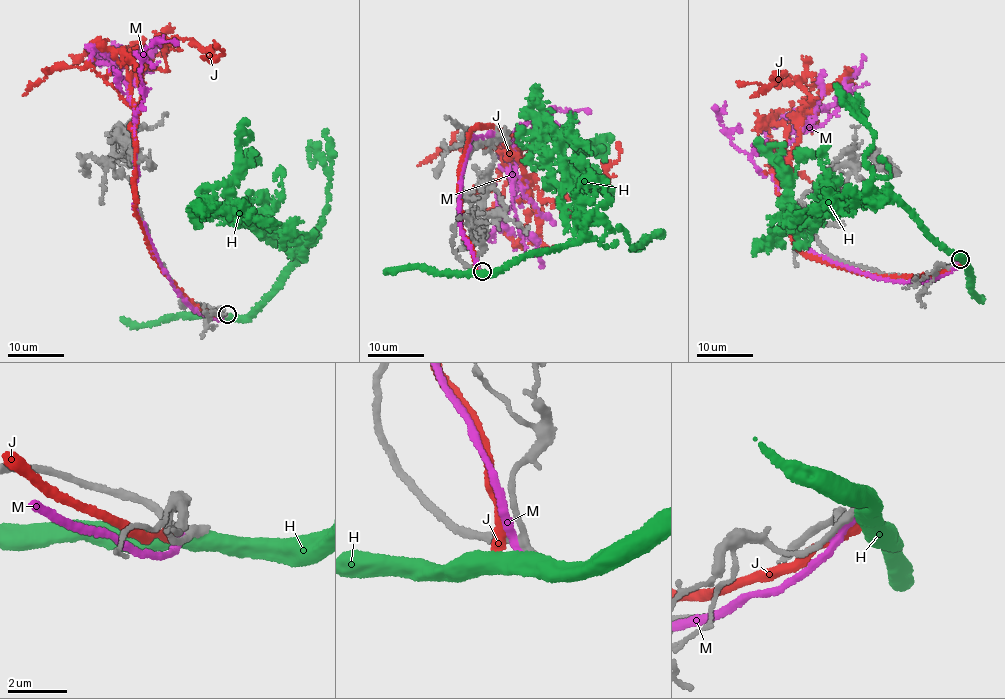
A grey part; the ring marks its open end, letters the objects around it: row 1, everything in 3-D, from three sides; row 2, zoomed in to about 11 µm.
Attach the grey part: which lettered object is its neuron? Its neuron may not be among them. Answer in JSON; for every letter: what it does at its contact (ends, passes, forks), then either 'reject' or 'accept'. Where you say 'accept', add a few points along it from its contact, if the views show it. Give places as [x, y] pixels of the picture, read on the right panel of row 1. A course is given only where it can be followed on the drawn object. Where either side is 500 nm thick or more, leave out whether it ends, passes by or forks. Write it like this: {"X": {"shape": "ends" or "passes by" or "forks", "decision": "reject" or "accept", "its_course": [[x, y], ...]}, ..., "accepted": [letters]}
{"H": {"decision": "reject"}, "J": {"shape": "ends", "decision": "reject"}, "M": {"shape": "ends", "decision": "reject"}, "accepted": []}

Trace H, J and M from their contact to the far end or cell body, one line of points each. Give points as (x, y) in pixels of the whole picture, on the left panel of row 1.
H: (225, 315), (258, 312), (281, 287), (298, 254), (282, 237), (257, 225), (231, 198), (238, 139), (247, 119)
J: (220, 314), (156, 262), (133, 207), (130, 124), (139, 69), (167, 65), (161, 37), (215, 58), (213, 41)
M: (223, 314), (216, 319), (188, 304), (157, 260), (135, 207), (136, 112), (125, 82), (146, 68), (152, 39)

